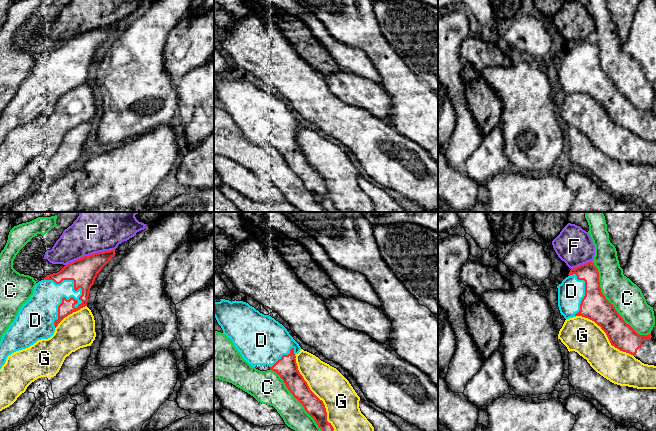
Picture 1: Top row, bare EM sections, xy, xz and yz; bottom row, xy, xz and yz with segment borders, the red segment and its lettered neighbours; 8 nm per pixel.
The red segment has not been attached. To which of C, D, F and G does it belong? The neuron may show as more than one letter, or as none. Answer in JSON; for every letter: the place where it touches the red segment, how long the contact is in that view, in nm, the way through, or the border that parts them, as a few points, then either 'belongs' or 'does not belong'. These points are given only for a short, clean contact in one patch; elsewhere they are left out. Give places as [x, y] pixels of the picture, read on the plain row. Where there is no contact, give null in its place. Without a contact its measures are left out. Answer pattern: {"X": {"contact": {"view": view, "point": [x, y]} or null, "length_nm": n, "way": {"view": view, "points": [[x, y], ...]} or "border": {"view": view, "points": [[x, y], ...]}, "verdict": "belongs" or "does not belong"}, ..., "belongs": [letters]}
{"C": {"contact": {"view": "yz", "point": [611, 80]}, "length_nm": 750, "verdict": "does not belong"}, "D": {"contact": {"view": "xy", "point": [70, 74]}, "length_nm": 420, "verdict": "belongs"}, "F": {"contact": {"view": "xy", "point": [89, 31]}, "length_nm": 420, "verdict": "does not belong"}, "G": {"contact": {"view": "xz", "point": [314, 170]}, "length_nm": 700, "verdict": "does not belong"}, "belongs": ["D"]}

